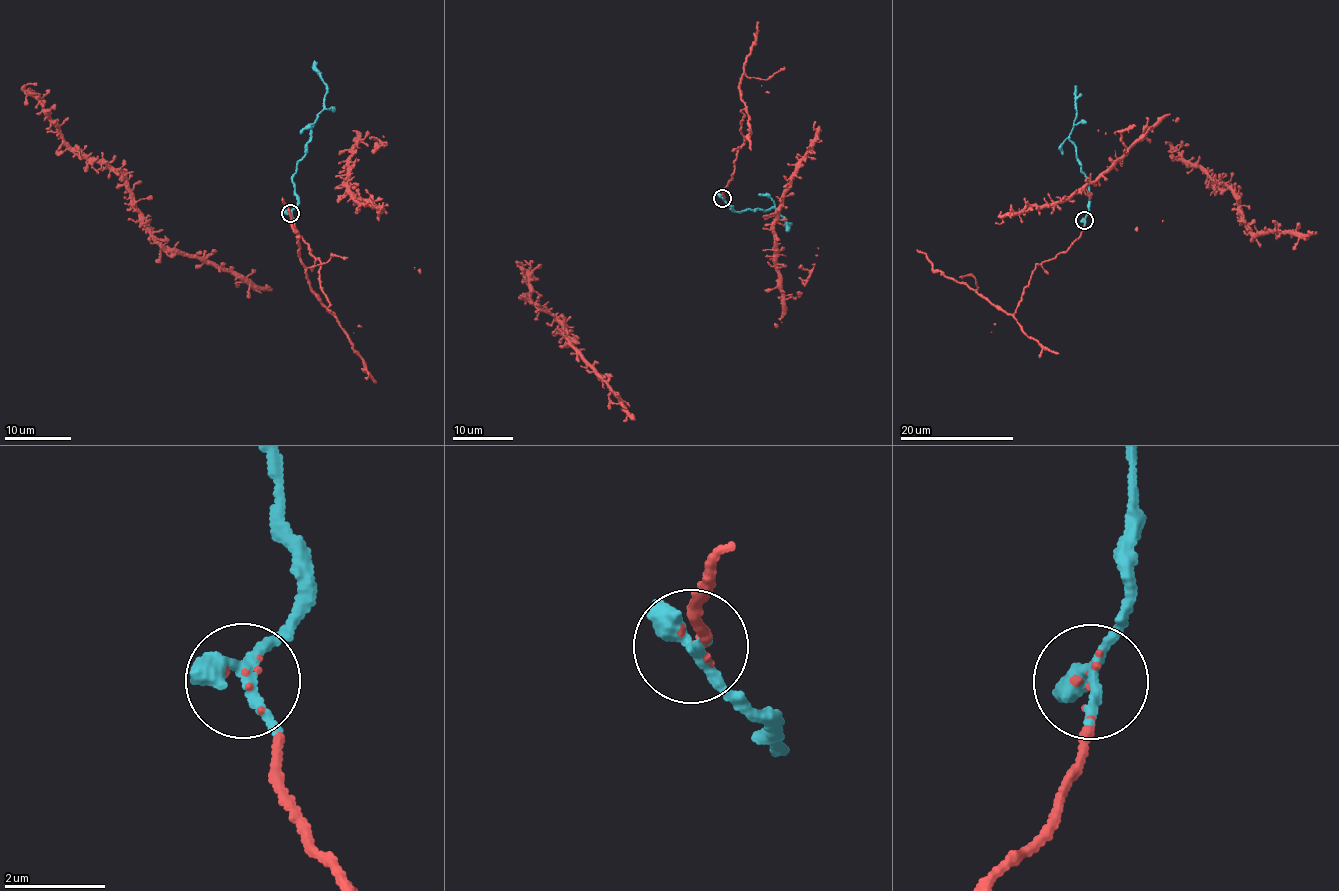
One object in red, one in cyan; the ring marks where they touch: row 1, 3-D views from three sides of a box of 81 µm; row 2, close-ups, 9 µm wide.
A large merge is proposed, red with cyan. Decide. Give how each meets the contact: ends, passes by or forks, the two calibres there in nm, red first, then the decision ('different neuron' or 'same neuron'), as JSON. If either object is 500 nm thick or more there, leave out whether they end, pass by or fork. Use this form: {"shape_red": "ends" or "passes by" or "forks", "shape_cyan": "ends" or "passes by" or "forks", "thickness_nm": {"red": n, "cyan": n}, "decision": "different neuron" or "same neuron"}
{"shape_red": "ends", "shape_cyan": "forks", "thickness_nm": {"red": 70, "cyan": 240}, "decision": "same neuron"}

